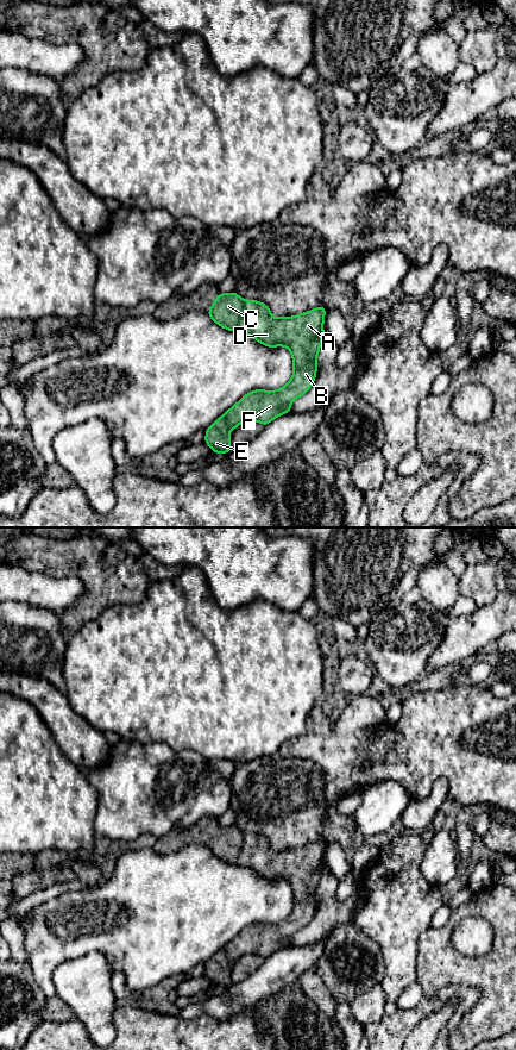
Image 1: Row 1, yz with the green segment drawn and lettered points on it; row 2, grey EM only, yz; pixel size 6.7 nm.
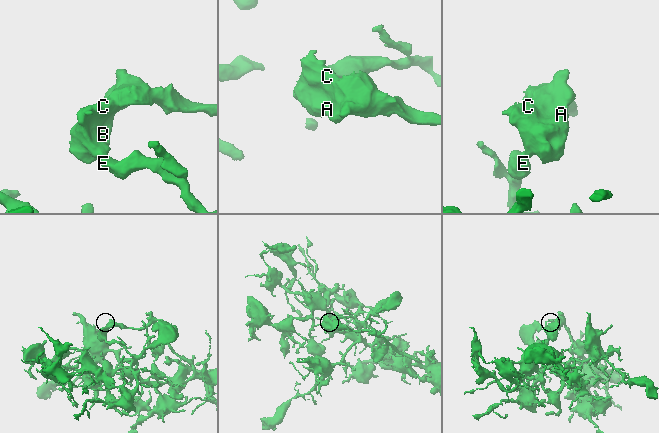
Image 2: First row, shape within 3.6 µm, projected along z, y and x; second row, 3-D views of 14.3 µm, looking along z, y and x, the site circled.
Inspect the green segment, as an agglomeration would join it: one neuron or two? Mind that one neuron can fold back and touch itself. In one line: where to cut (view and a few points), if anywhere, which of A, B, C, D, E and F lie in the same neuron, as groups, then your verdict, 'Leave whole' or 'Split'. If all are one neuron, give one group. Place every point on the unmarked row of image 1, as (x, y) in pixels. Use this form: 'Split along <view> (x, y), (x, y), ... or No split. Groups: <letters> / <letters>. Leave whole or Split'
Split along yz (222, 950), (230, 962). Groups: A B C D F / E. Split

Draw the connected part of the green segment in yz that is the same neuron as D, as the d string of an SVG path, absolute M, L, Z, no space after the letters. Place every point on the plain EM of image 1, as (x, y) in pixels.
M233 825L219 827L207 848L219 860L246 867L265 880L287 880L292 889L290 914L277 924L257 923L245 927L224 949L228 962L233 964L246 954L265 960L290 945L291 936L315 914L326 842L320 839L295 850L273 851L266 837L244 833Z

